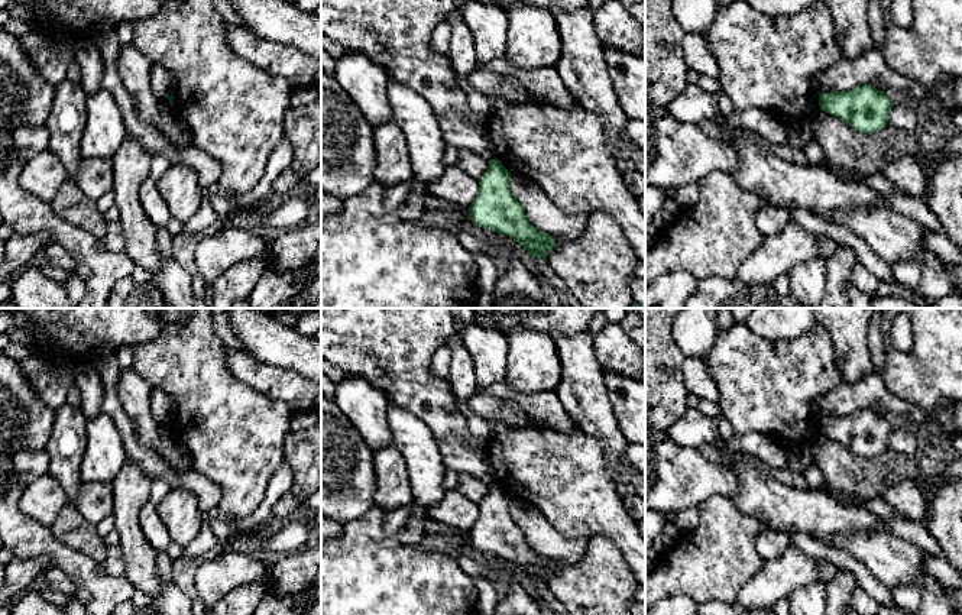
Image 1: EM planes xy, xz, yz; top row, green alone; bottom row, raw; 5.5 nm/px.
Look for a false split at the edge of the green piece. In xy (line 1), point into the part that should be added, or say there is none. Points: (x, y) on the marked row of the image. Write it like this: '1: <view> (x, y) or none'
1: none

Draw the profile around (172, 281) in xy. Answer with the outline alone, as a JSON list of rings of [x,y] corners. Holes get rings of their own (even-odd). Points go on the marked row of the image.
[[[161,255],[161,269],[150,273],[153,285],[172,308],[194,308],[191,275],[171,256]]]

